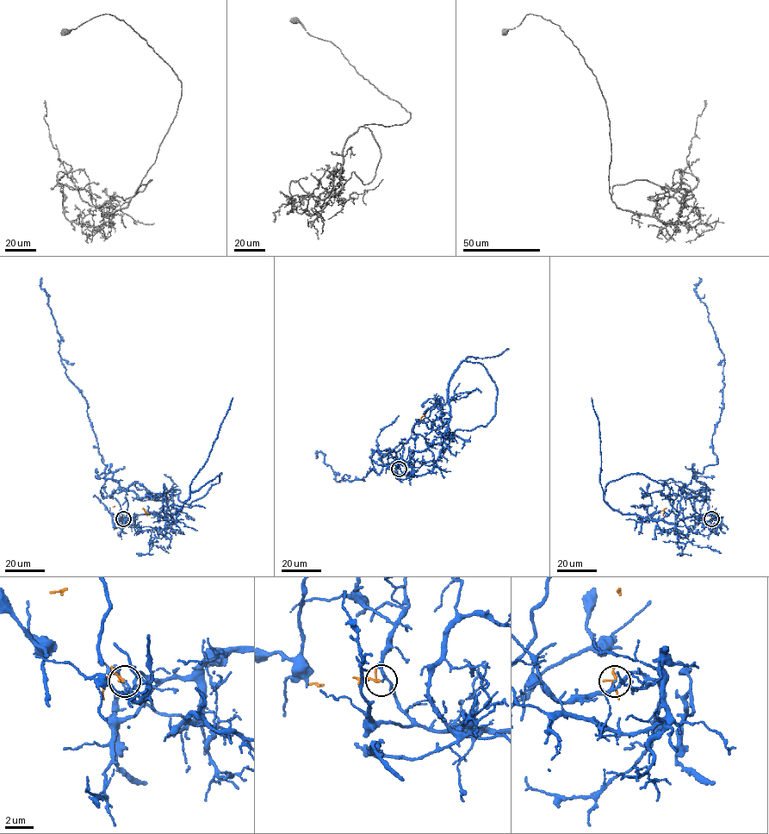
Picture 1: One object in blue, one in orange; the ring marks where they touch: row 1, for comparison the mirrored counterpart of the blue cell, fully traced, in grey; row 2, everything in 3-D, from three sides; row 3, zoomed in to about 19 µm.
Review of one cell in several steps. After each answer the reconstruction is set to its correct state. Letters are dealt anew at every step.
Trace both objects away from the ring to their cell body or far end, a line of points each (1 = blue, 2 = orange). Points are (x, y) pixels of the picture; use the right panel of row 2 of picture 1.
1: (711, 519), (674, 524), (682, 489), (699, 494), (696, 473), (717, 463), (723, 405), (698, 277)
2: (711, 519), (666, 507), (712, 507)

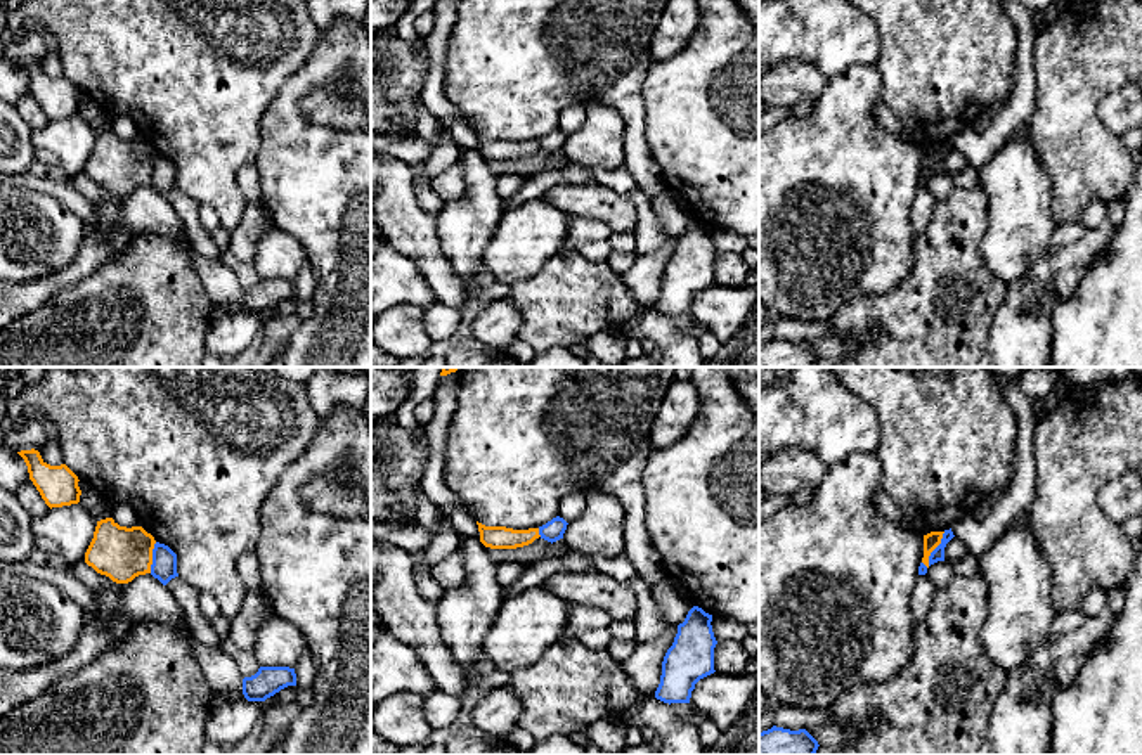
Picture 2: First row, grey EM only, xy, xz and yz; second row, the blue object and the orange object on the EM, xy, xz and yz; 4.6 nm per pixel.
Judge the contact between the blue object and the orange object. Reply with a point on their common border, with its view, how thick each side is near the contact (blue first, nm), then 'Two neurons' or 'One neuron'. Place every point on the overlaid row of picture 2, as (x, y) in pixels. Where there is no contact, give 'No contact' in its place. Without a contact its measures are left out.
Touches blue at yz (934, 549). Thickness 60 nm (blue) against 80 nm. Two neurons

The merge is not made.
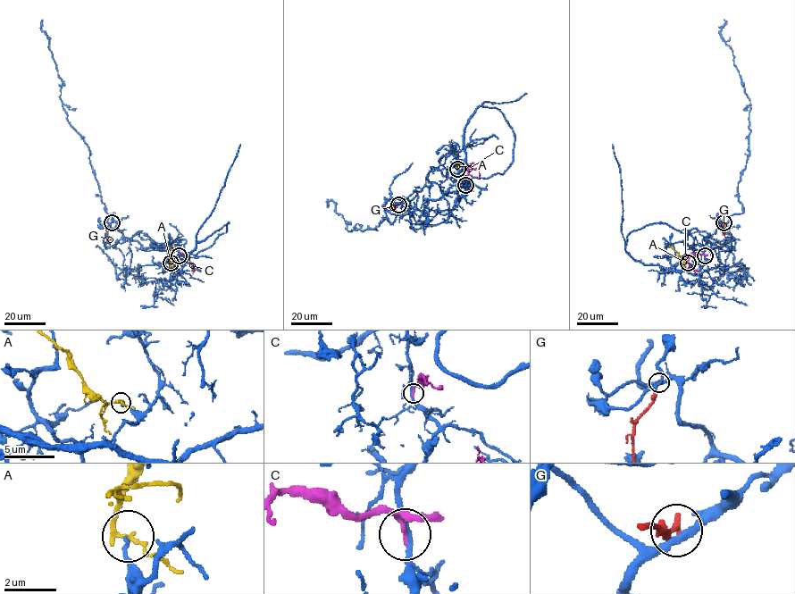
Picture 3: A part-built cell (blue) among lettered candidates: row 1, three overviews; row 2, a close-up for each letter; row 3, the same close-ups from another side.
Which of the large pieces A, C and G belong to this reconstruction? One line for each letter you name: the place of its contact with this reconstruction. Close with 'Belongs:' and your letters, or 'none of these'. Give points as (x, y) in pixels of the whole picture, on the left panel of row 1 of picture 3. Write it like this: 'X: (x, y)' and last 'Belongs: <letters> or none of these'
Belongs: none of these

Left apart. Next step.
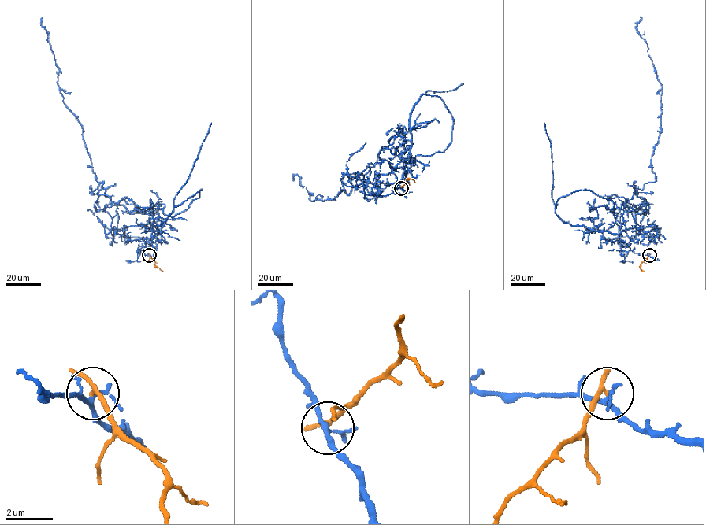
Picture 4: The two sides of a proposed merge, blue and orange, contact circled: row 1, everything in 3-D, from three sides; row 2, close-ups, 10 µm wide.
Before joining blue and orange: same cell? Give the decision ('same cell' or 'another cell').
another cell

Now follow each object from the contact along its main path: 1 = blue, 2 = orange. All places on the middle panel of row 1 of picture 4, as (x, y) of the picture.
1: (401, 187), (392, 170), (412, 157), (374, 183), (357, 175), (335, 200), (311, 201), (293, 178)
2: (401, 187), (406, 179), (415, 182)

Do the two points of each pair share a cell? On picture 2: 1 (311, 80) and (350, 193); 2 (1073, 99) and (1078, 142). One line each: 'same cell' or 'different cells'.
1: same cell
2: same cell

